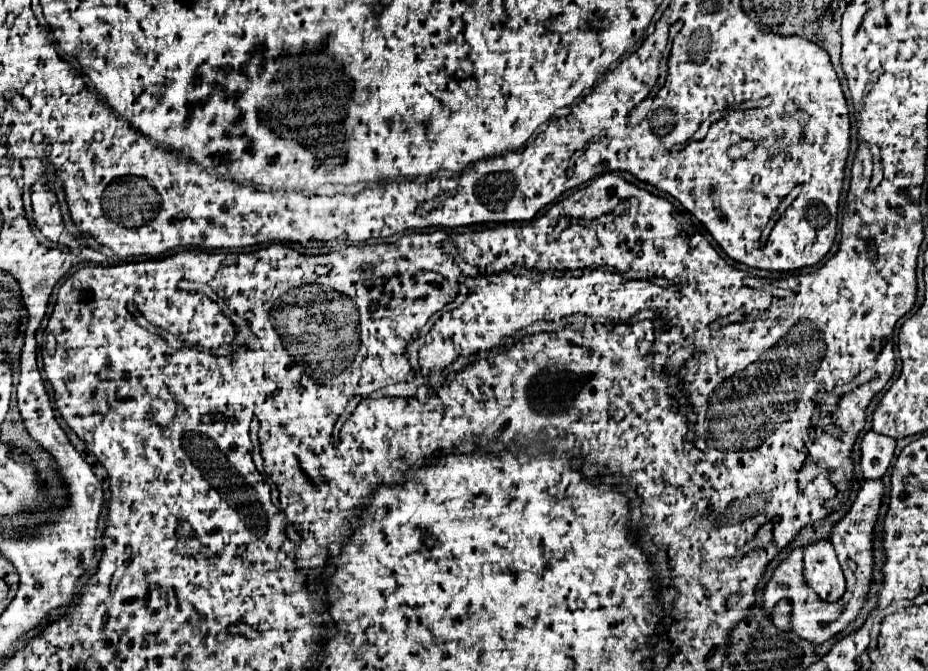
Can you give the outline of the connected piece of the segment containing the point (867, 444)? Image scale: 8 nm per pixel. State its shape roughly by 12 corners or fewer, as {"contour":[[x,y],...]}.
{"contour":[[876,432],[862,438],[864,478],[882,478],[896,440]]}

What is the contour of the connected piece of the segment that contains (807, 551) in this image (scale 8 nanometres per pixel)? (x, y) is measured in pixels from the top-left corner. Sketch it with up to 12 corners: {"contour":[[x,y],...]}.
{"contour":[[834,546],[804,548],[806,582],[826,602],[846,592]]}

